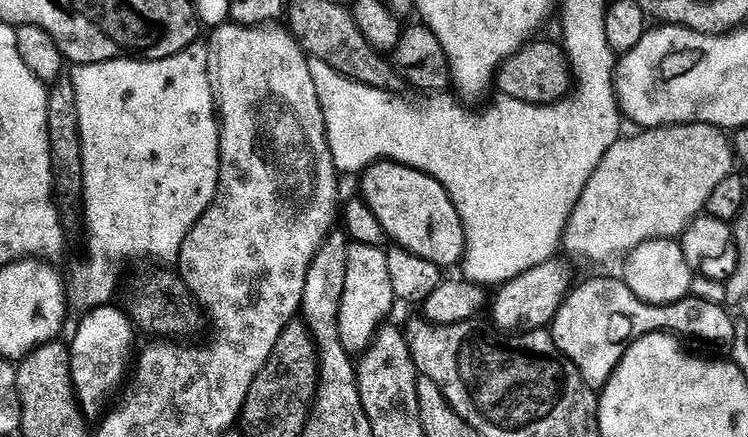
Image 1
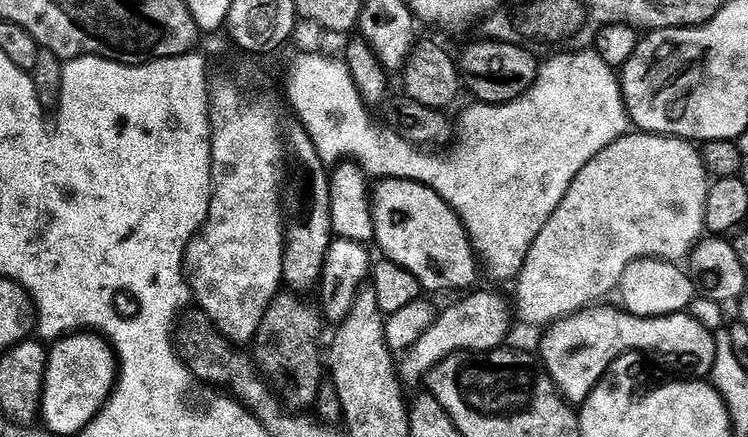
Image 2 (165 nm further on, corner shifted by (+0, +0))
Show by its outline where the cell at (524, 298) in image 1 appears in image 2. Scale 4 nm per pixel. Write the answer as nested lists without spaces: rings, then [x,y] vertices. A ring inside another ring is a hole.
[[[473,291],[465,300],[460,300],[457,304],[452,304],[444,313],[437,315],[433,319],[432,325],[426,330],[426,334],[422,334],[422,338],[418,338],[418,342],[414,347],[403,353],[402,359],[398,364],[398,371],[405,381],[420,380],[427,374],[431,368],[439,366],[443,360],[451,358],[455,352],[480,352],[476,354],[491,354],[501,347],[500,344],[508,336],[508,331],[512,328],[512,320],[514,324],[514,316],[510,311],[510,304],[503,300],[500,296],[495,296],[492,292]]]

